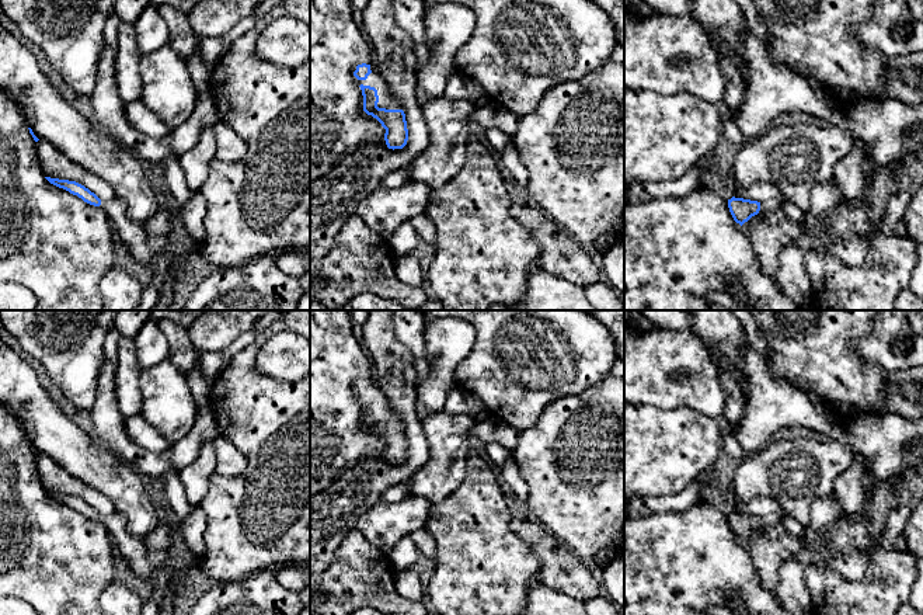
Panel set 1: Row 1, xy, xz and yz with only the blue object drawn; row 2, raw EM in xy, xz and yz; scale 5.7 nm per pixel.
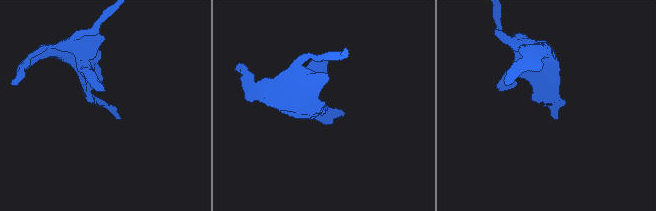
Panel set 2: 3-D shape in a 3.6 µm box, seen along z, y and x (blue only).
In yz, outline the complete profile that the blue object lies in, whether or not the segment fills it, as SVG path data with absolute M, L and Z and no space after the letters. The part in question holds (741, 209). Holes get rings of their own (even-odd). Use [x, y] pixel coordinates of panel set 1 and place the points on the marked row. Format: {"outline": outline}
{"outline": "M735 198L728 199L729 212L736 223L741 226L757 213L776 211L783 206L783 201L766 199L762 202Z"}

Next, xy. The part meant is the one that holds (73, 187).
{"outline": "M45 178L50 184L77 195L84 202L101 206L112 222L116 237L128 246L133 258L140 264L151 267L154 260L167 250L167 236L151 237L144 232L143 226L137 226L128 219L125 201L116 197L109 201L101 201L94 192L76 181Z"}

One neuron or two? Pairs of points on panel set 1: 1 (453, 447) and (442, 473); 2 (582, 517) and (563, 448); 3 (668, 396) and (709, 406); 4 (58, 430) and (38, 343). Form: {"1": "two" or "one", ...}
{"1": "one", "2": "one", "3": "one", "4": "two"}

